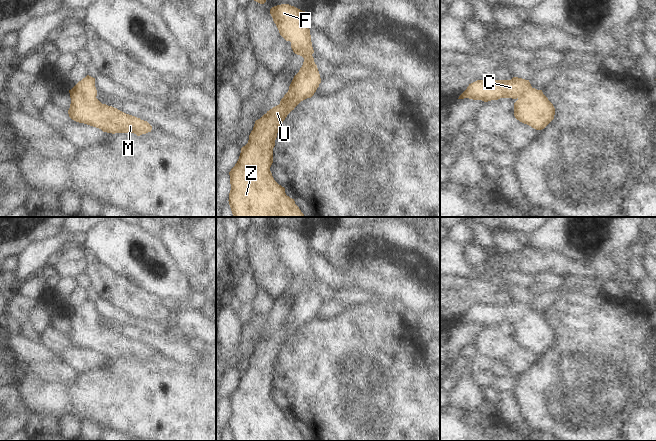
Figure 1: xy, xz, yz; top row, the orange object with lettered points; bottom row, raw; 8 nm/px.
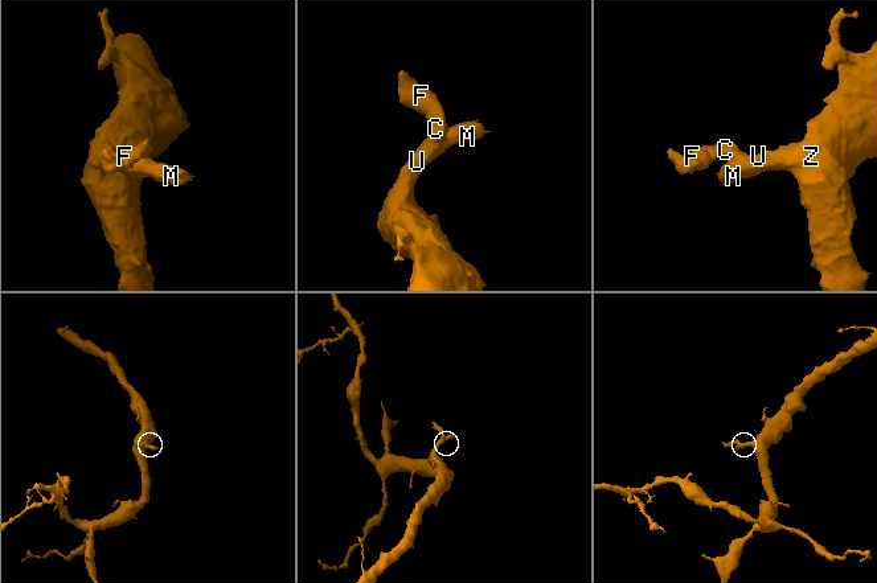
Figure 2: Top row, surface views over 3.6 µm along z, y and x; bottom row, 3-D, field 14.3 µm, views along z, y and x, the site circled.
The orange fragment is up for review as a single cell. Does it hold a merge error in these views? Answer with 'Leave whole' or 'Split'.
Leave whole

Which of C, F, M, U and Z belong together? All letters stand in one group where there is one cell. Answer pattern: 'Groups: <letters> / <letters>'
Groups: C F M U Z

